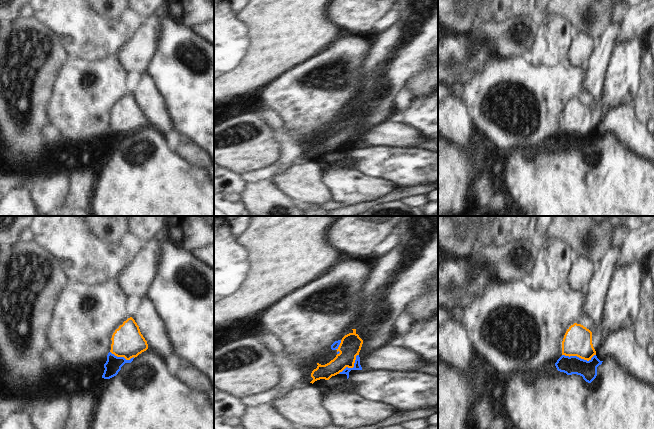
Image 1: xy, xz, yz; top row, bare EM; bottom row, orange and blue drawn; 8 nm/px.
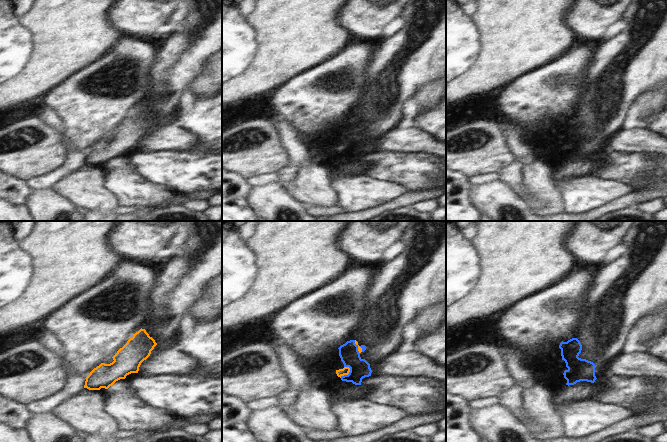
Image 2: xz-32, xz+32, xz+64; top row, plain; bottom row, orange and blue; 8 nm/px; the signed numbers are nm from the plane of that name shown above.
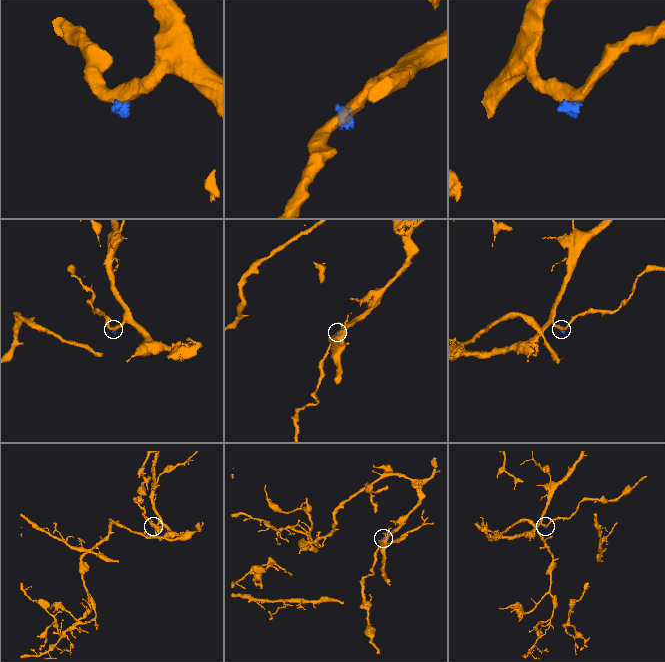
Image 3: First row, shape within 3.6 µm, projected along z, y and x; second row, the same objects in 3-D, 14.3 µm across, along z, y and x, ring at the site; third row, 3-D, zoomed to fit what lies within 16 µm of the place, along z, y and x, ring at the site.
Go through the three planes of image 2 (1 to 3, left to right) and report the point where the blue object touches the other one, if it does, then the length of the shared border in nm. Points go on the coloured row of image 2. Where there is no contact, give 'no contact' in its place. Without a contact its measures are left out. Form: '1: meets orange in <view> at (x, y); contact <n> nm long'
1: no contact
2: meets orange in xz+32 at (347, 374); contact 120 nm long
3: no contact

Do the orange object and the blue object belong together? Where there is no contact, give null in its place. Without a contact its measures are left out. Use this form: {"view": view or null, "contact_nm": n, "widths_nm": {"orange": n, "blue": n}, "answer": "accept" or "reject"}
{"view": "yz", "contact_nm": 280, "widths_nm": {"orange": 240, "blue": 140}, "answer": "reject"}

